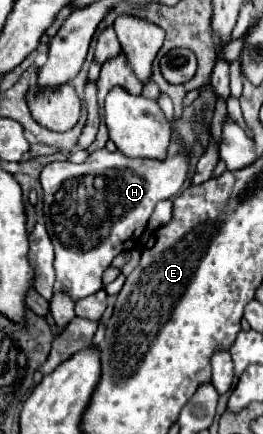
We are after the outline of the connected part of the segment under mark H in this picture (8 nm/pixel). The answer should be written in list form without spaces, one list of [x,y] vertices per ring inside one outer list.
[[[172,140],[168,158],[162,162],[146,160],[146,158],[126,158],[120,152],[108,152],[106,148],[102,148],[92,152],[88,160],[82,164],[72,164],[72,162],[48,164],[42,170],[40,182],[44,188],[44,210],[48,210],[46,230],[56,250],[54,292],[62,290],[62,292],[68,292],[74,300],[80,300],[102,290],[104,270],[110,266],[114,256],[126,250],[134,250],[138,246],[154,206],[160,200],[174,198],[184,188],[184,182],[188,180],[188,168],[190,168],[190,156],[184,150],[182,140]]]

